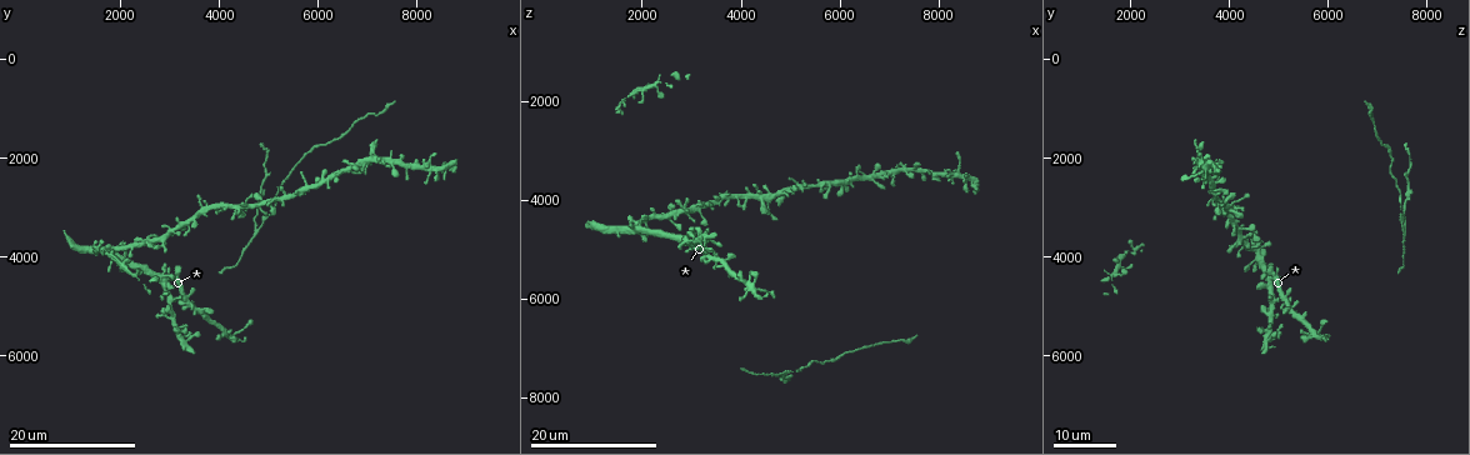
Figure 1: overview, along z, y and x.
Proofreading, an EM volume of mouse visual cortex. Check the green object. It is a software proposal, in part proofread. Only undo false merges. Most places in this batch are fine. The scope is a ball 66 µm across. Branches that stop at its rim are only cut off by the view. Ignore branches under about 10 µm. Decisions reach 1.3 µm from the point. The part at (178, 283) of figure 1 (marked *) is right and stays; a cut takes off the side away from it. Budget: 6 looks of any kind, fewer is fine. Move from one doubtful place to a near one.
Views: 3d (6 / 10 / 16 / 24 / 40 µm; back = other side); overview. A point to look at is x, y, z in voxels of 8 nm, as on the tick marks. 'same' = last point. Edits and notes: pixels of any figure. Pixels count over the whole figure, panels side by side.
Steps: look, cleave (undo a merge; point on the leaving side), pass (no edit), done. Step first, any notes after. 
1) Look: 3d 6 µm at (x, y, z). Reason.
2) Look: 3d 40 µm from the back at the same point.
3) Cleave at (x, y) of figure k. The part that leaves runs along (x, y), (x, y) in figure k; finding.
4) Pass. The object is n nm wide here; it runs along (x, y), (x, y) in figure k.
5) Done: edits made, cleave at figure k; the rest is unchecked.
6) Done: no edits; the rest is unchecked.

Look: 3d 16 µm at (2900, 4550, 4850). Side arm on a straight run.

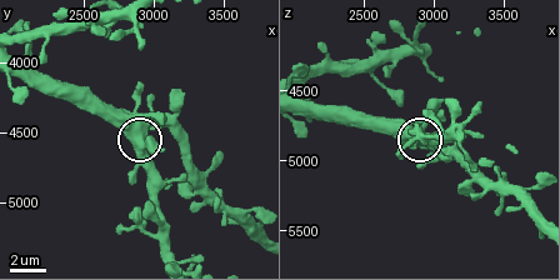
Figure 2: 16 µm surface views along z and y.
Look: 3d 10 µm at the same point.

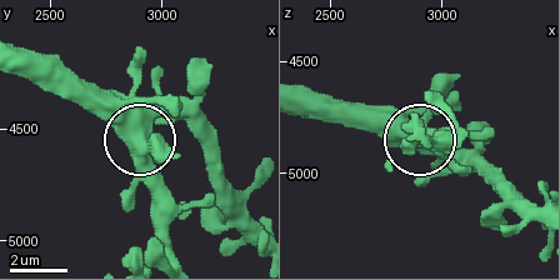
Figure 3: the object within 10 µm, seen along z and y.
Pass. All the same neuron.

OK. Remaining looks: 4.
Look: 3d 24 µm at (5700, 1950, 7250). Calibre changes.

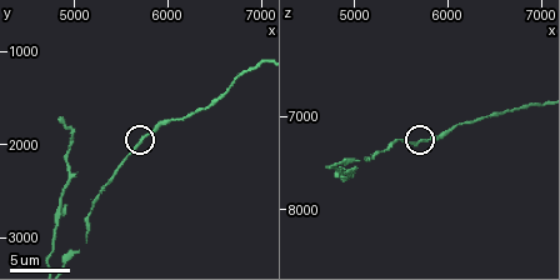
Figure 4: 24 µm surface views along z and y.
Look: 3d 6 µm at (5750, 1950, 7250).

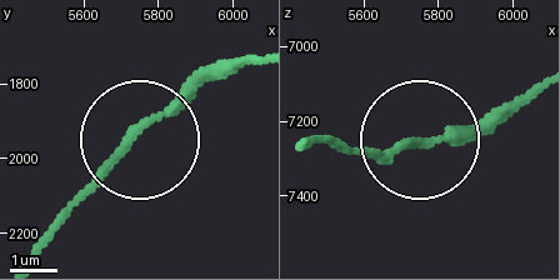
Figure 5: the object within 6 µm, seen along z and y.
Look: 3d 6 µm from the back at (5730, 1930, 7260).

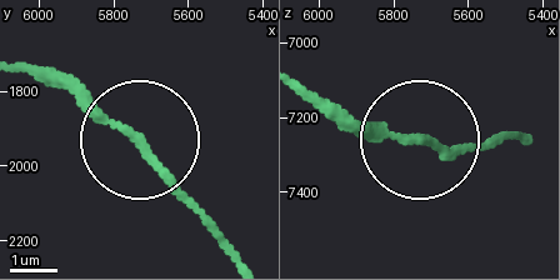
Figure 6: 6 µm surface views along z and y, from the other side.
Pass. It runs along (525, 138), (449, 150), (366, 138), (334, 118) in figure 6; continuous, no second neuron.

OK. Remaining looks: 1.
Done: no edits; the rest is unchecked.

